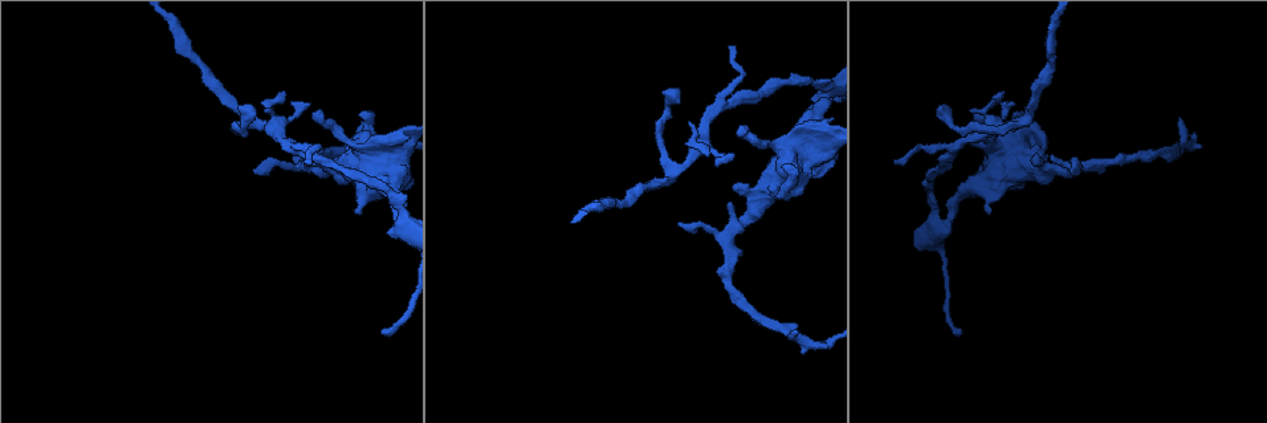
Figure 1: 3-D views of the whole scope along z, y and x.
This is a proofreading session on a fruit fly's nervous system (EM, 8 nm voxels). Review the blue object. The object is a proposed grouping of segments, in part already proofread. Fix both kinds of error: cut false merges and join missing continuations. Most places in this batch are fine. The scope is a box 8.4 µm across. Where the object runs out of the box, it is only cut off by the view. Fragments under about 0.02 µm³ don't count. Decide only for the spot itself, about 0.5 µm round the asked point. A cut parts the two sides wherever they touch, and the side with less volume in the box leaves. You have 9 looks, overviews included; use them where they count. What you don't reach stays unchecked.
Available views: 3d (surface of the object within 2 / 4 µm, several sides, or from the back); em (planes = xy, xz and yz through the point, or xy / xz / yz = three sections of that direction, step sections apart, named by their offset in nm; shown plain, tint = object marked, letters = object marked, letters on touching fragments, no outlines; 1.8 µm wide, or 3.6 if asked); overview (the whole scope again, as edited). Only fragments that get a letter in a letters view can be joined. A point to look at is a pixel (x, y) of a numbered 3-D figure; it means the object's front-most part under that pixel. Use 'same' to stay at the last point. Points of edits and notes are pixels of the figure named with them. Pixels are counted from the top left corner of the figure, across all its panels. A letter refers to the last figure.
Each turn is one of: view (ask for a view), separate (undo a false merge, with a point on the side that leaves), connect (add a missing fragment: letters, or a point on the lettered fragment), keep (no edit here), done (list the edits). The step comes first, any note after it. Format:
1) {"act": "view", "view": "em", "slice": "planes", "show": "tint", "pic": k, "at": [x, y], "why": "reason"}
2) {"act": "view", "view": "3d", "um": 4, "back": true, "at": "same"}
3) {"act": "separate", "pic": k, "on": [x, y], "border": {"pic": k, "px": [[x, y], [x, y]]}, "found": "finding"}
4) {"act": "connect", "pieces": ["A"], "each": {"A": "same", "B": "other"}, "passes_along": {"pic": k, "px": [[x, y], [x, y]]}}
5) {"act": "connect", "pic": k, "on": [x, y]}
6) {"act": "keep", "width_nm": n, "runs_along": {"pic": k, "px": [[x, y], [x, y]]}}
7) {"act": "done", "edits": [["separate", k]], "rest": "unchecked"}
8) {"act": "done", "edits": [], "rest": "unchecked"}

{"act": "view", "view": "em", "slice": "planes", "show": "letters", "pic": 1, "at": [897, 163], "why": "tapers out"}

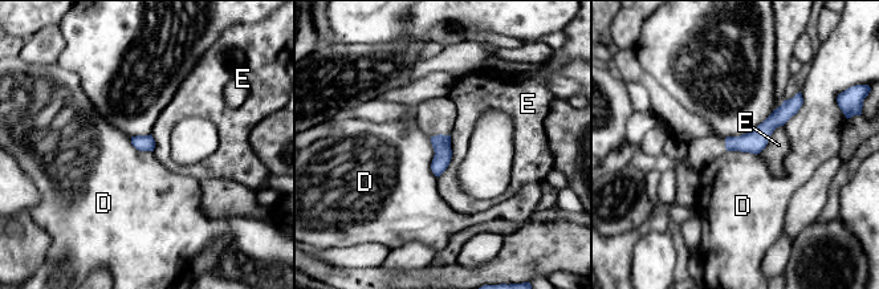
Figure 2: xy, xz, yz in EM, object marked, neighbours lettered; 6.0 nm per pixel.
{"act": "keep", "each": {"D": "other", "E": "other"}, "runs_along": {"pic": 2, "px": [[798, 97], [752, 142], [729, 147]]}, "found": "none of them fits"}

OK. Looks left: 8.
{"act": "view", "view": "em", "slice": "yz", "step": 4, "show": "letters", "pic": 1, "at": [358, 114], "why": "an open end"}

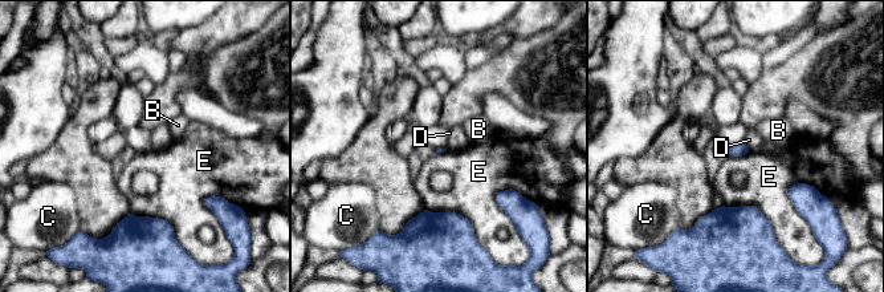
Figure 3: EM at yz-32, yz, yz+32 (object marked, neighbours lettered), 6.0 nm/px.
{"act": "view", "view": "em", "slice": "planes", "show": "letters", "at": "same"}

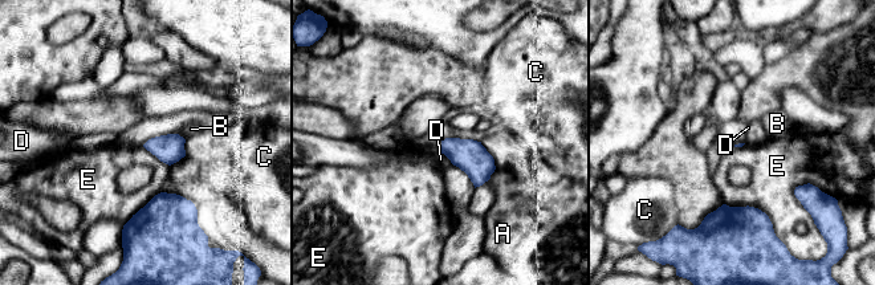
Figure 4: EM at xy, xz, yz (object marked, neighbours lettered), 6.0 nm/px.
{"act": "keep", "longest_contact_nm": ["E", 340], "each": {"A": "other", "B": "other", "C": "other", "D": "other", "E": "other"}, "border": {"pic": 4, "px": [[724, 203], [760, 208], [773, 228]]}, "found": "none of them fits"}

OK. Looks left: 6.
{"act": "view", "view": "3d", "um": 4, "back": true, "pic": 1, "at": [359, 212], "why": "branch stops here"}

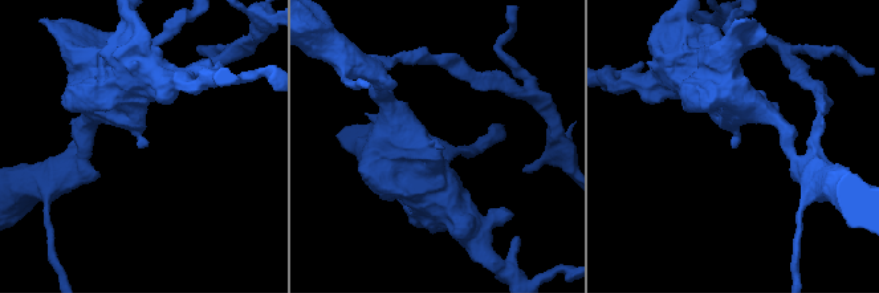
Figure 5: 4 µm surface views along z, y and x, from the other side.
{"act": "view", "view": "em", "slice": "planes", "show": "letters", "pic": 5, "at": [440, 148]}

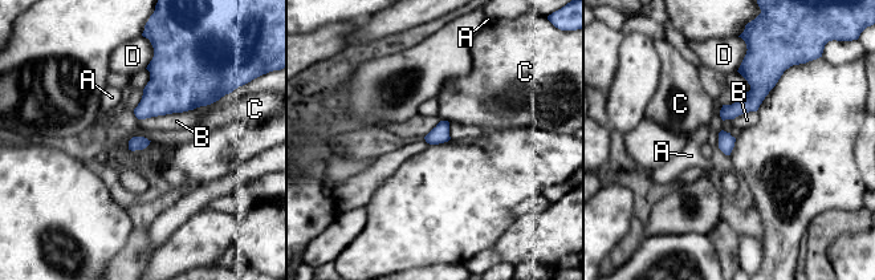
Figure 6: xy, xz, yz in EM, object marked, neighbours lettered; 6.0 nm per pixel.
{"act": "keep", "each": {"A": "other", "B": "other", "C": "other", "D": "other"}, "border": {"pic": 6, "px": [[220, 98], [192, 109], [138, 120]]}, "found": "no lettered fragment goes on from it"}

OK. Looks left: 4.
{"act": "view", "view": "em", "slice": "planes", "show": "letters", "pic": 1, "at": [239, 106], "why": "thin end"}

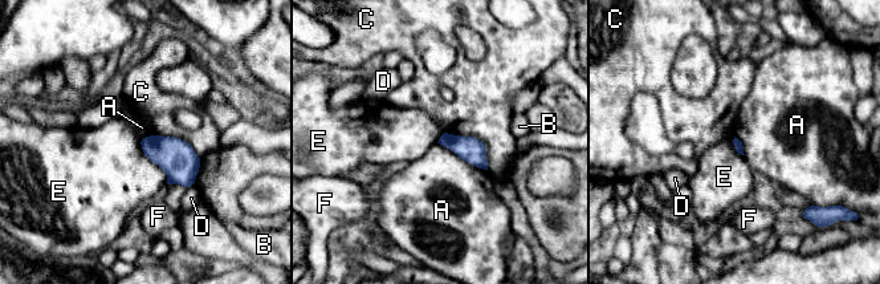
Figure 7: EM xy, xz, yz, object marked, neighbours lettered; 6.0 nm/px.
{"act": "keep", "each": {"A": "other", "B": "other", "C": "other", "D": "other", "E": "other", "F": "other"}, "border": {"pic": 7, "px": [[438, 142], [472, 165], [487, 170]]}, "found": "none of them fits"}

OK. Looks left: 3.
{"act": "done", "edits": [], "rest": "unchecked"}

